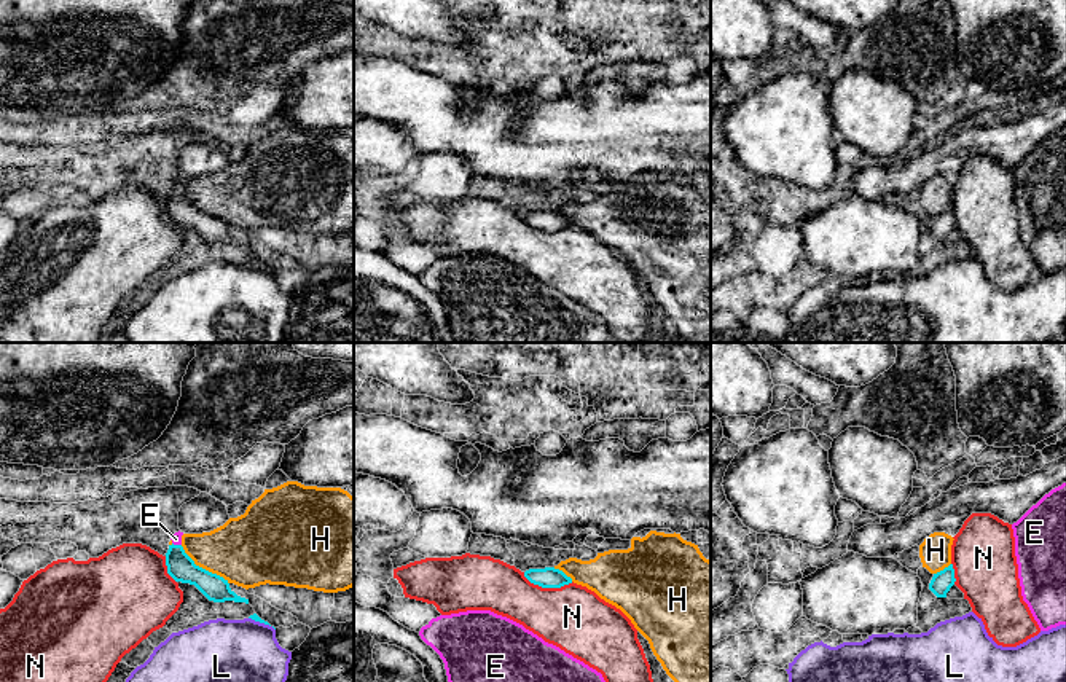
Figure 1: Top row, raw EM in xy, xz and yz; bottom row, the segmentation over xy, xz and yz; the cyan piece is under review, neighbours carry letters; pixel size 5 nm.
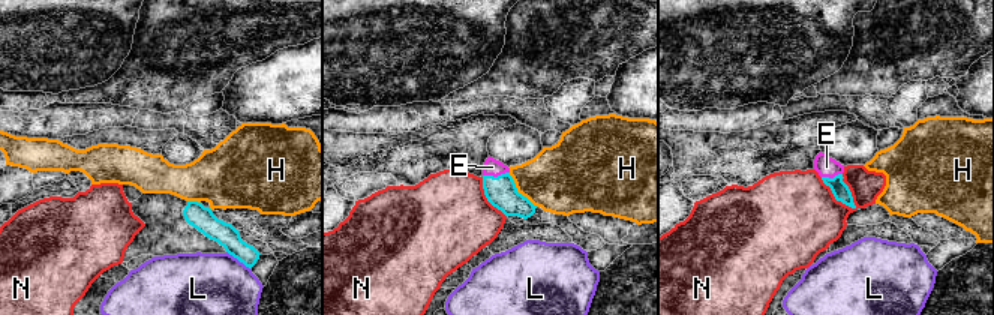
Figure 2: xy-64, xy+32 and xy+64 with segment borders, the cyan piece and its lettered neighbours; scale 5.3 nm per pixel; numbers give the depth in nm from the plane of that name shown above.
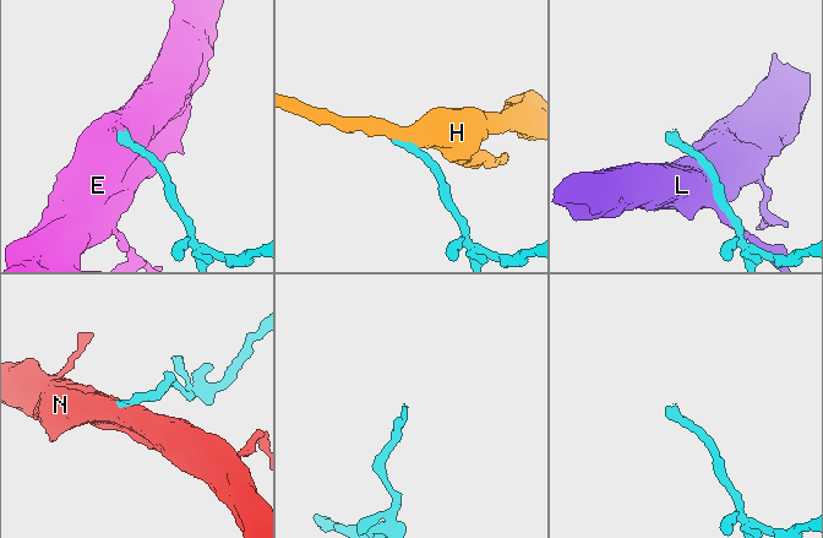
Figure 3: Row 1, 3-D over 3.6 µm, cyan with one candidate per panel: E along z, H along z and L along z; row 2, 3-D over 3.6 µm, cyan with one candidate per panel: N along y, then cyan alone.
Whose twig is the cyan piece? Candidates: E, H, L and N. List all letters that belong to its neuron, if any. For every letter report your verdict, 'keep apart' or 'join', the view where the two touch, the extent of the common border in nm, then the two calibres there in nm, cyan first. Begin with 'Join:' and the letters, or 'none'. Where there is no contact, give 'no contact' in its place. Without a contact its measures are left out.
Join: E
E: join | xy | 50 nm | 140/50 nm
H: keep apart | xy | 320 nm | 140/360 nm
L: keep apart | xy | 150 nm | 40/460 nm
N: keep apart | xz | 260 nm | 110/320 nm

